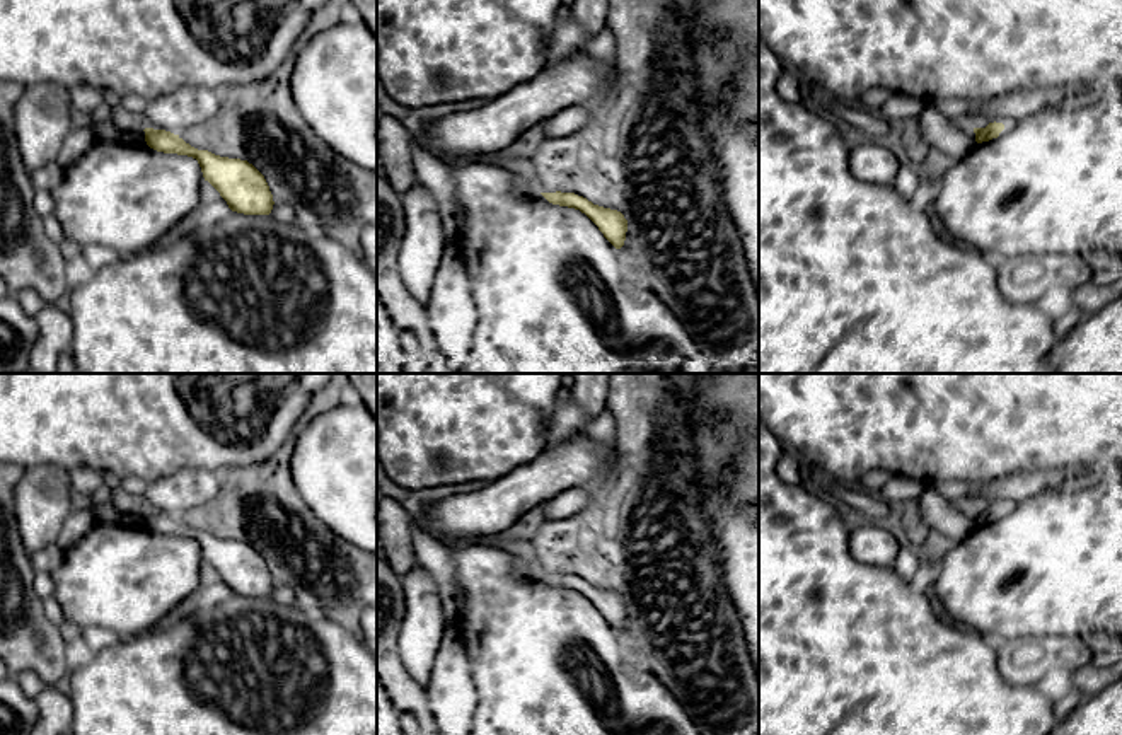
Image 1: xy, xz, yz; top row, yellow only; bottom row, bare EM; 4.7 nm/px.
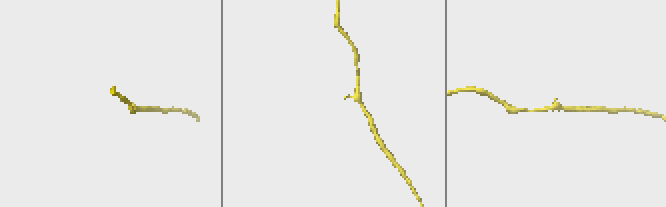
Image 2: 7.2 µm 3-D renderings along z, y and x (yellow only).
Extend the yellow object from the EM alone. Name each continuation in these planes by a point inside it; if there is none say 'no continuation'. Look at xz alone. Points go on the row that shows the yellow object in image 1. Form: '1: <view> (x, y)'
no continuation

